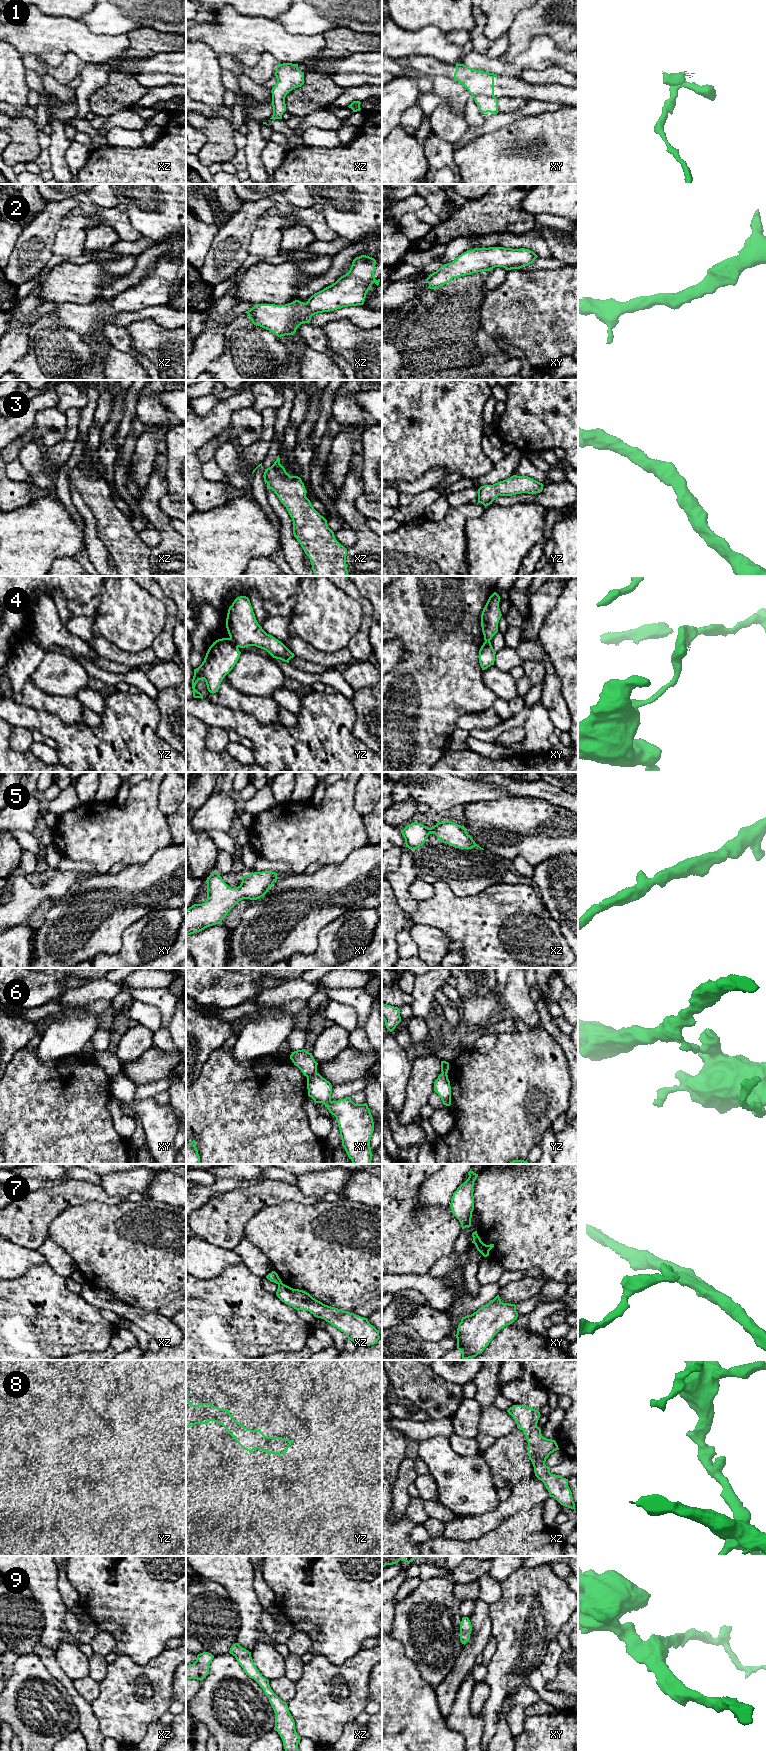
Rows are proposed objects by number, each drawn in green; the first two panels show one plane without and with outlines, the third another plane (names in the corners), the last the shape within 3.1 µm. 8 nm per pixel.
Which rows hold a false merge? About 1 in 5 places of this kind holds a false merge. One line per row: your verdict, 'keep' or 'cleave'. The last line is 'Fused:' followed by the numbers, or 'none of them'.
1: cleave
2: keep
3: keep
4: cleave
5: keep
6: cleave
7: cleave
8: keep
9: keep
Fused: 1, 4, 6, 7

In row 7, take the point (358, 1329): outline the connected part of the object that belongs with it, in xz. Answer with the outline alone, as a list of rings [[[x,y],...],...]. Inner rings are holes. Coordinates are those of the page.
[[[283,1283],[278,1284],[277,1297],[297,1311],[309,1311],[317,1318],[324,1319],[358,1346],[370,1346],[380,1339],[379,1330],[367,1318],[323,1304],[309,1293],[293,1289]]]

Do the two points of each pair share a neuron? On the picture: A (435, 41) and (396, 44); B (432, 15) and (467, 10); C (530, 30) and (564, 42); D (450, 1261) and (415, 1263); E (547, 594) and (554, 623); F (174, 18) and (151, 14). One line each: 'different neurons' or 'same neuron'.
A: same neuron
B: same neuron
C: same neuron
D: different neurons
E: different neurons
F: same neuron

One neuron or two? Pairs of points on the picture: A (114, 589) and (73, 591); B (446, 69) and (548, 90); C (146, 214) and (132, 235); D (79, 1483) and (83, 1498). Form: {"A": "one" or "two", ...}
{"A": "two", "B": "one", "C": "two", "D": "one"}

